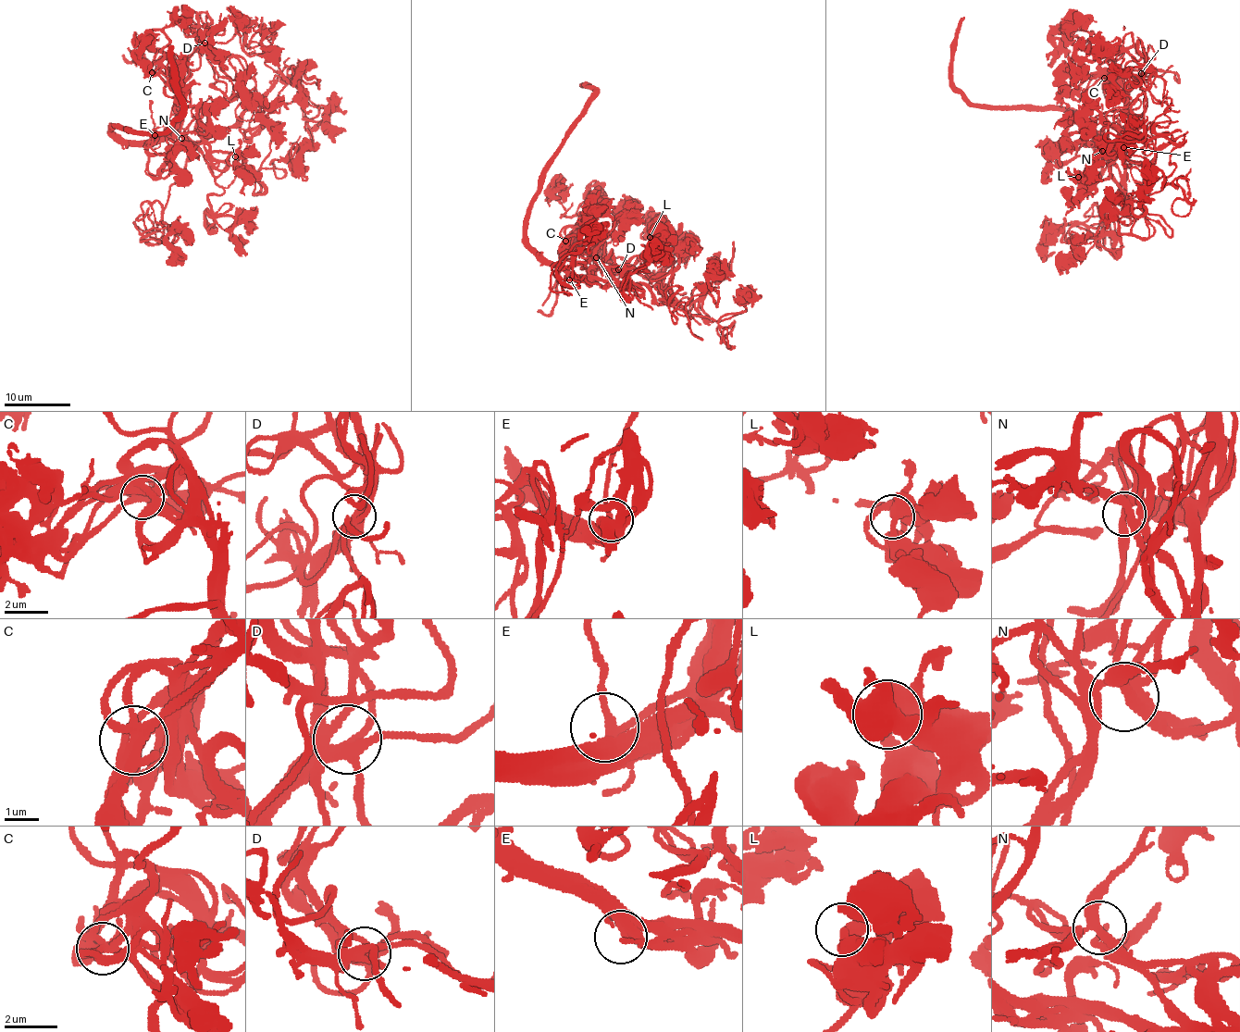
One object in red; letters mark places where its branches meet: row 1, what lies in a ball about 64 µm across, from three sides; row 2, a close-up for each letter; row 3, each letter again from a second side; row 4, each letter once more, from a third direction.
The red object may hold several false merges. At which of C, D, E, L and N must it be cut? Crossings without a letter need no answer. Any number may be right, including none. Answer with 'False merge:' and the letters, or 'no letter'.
False merge: no letter

